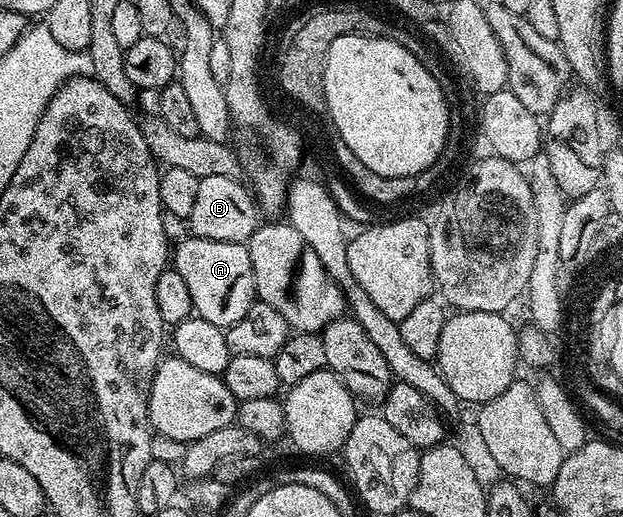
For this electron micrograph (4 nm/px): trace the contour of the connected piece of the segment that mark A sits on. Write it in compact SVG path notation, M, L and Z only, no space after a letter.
M188 235L173 248L173 266L189 286L193 297L194 315L213 322L213 326L229 329L233 322L241 322L257 303L253 282L253 262L249 262L246 244L213 242L209 238Z

